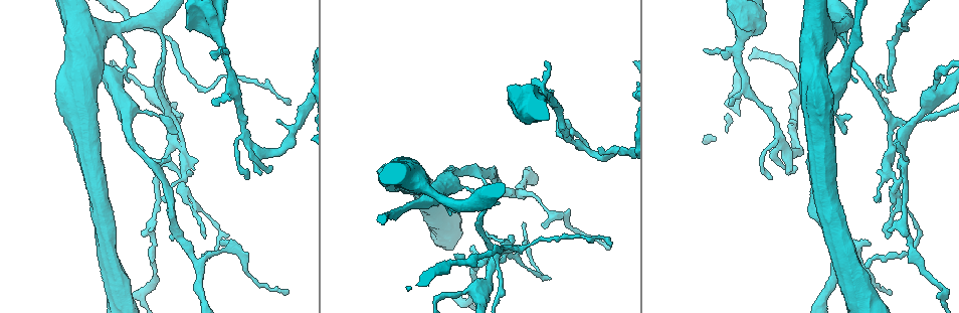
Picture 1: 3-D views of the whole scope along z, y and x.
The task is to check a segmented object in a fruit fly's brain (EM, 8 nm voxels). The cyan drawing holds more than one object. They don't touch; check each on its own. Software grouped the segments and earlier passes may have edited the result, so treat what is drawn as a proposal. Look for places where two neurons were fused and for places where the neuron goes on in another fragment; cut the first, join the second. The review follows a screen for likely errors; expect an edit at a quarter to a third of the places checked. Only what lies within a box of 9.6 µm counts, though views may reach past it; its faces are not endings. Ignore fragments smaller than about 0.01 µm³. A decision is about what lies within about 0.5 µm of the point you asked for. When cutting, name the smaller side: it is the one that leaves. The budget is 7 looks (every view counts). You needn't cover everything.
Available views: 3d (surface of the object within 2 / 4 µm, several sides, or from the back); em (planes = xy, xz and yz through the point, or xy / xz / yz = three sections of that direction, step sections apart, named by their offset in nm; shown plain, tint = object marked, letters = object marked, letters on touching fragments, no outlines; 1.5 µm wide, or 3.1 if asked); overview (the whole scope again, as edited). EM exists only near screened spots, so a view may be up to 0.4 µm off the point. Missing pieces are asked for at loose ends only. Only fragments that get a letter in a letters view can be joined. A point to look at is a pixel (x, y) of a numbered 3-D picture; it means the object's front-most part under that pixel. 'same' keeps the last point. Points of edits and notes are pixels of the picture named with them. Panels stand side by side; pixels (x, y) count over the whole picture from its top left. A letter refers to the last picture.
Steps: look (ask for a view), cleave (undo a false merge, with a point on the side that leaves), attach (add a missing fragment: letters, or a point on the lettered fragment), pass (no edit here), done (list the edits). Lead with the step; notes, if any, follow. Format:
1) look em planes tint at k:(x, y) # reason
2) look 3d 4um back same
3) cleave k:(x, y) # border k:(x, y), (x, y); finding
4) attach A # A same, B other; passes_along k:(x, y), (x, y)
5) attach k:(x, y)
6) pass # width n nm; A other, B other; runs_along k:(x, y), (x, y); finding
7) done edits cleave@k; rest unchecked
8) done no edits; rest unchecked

look em planes letters at 1:(260, 151) # sharp bend

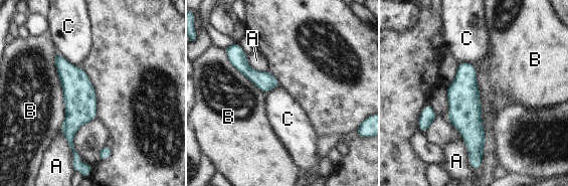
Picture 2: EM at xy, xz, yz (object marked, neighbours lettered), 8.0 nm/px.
pass # longest_contact B 750 nm; A other, B other, C other; runs_along 2:(460, 64), (474, 148); one neuron here

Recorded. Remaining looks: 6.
look em xz step 4 letters at 1:(289, 105) # long arm stops here

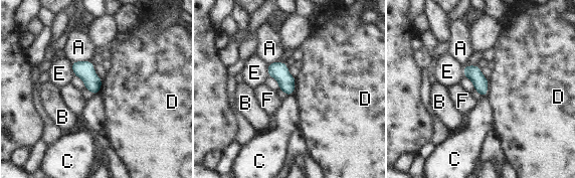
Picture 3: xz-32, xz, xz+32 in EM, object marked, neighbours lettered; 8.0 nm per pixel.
pass # longest_contact A 160 nm; A other, B other, C other, D other, E other, F other; no lettered fragment goes on from it

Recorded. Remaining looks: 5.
look em 3.1um planes tint at 1:(203, 91) # sharp bend

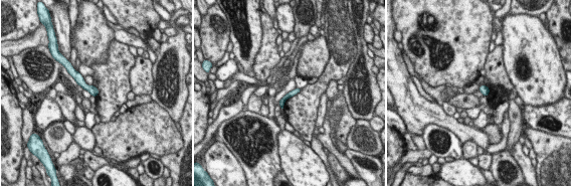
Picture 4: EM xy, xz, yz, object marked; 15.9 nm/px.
look em 3.1um planes letters same

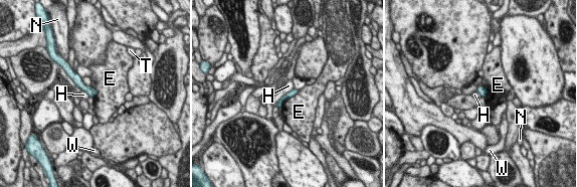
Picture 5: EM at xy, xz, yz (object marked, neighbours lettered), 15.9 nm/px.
pass # longest_contact E 440 nm; E other, H other, N other, T other, W other; border 5:(299, 90), (283, 102), (280, 110); continuous, no second neuron

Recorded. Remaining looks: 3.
done no edits; rest unchecked

